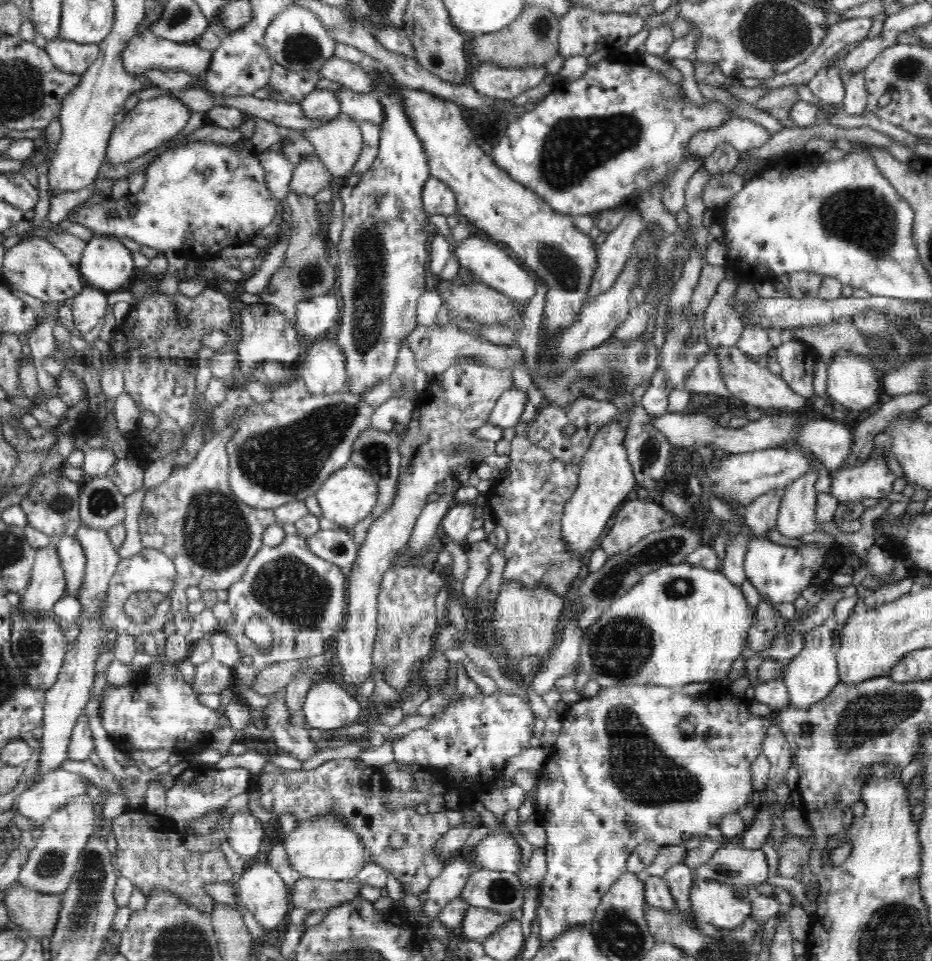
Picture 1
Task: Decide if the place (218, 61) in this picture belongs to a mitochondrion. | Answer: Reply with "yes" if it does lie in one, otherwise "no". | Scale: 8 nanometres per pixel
no

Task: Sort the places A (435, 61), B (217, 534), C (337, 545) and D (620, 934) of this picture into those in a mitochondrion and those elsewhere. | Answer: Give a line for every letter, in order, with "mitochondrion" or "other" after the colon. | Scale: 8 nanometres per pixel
A: other
B: mitochondrion
C: mitochondrion
D: mitochondrion

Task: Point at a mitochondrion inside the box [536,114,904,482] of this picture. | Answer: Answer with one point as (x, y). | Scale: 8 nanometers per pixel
(862, 216)

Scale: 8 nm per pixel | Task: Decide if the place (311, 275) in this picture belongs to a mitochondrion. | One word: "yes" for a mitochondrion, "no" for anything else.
yes

